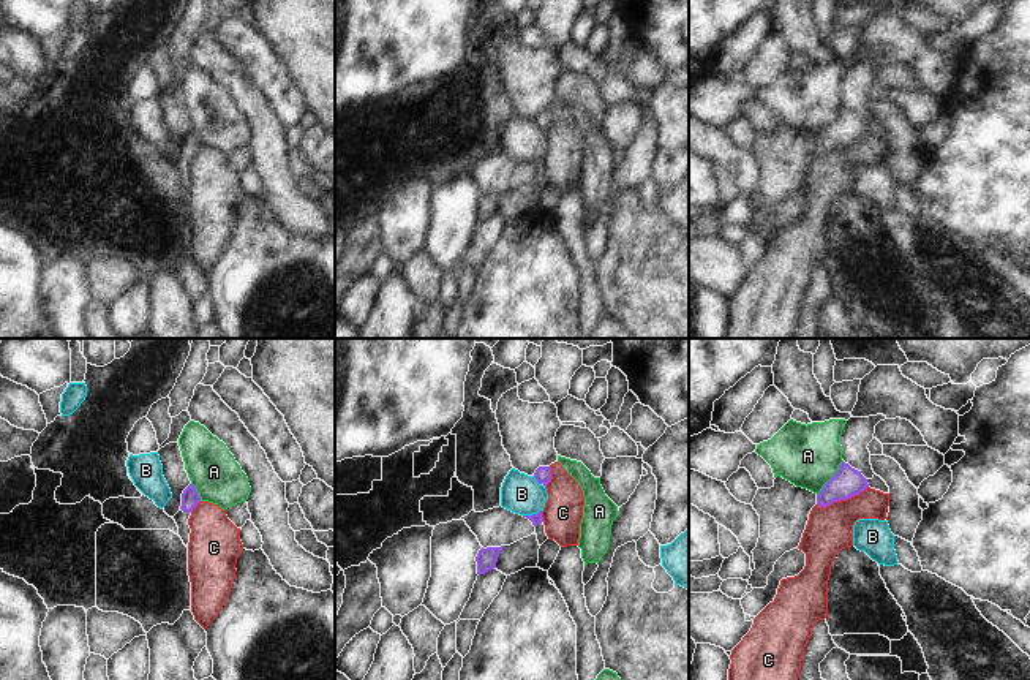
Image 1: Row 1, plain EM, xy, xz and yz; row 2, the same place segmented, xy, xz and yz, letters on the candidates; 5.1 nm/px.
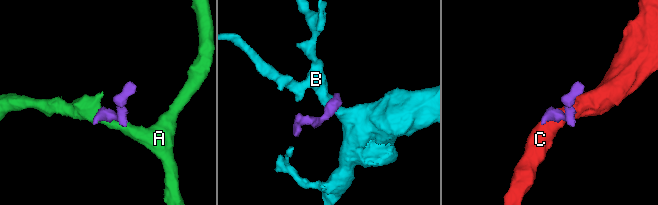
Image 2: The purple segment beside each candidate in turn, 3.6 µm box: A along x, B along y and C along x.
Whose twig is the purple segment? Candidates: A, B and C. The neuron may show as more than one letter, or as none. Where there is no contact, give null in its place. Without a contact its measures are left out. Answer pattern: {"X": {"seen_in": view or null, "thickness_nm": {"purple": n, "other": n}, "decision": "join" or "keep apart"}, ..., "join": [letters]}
{"A": {"seen_in": "yz", "thickness_nm": {"purple": 150, "other": 320}, "decision": "keep apart"}, "B": {"seen_in": "xz", "thickness_nm": {"purple": 60, "other": 200}, "decision": "keep apart"}, "C": {"seen_in": "yz", "thickness_nm": {"purple": 150, "other": 240}, "decision": "keep apart"}, "join": []}

